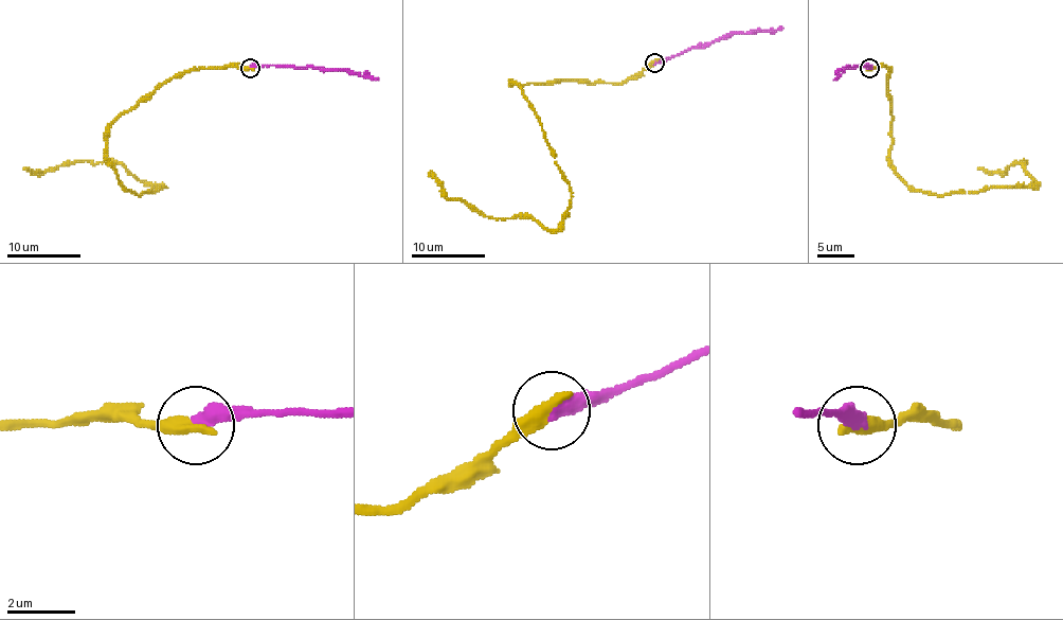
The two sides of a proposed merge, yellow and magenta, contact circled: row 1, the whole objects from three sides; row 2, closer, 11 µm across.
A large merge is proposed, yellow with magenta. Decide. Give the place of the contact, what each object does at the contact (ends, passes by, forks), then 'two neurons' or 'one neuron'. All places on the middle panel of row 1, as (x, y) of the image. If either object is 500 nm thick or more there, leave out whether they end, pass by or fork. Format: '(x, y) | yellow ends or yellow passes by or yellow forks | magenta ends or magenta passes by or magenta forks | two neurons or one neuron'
(654, 63) | yellow ends | magenta ends | two neurons

